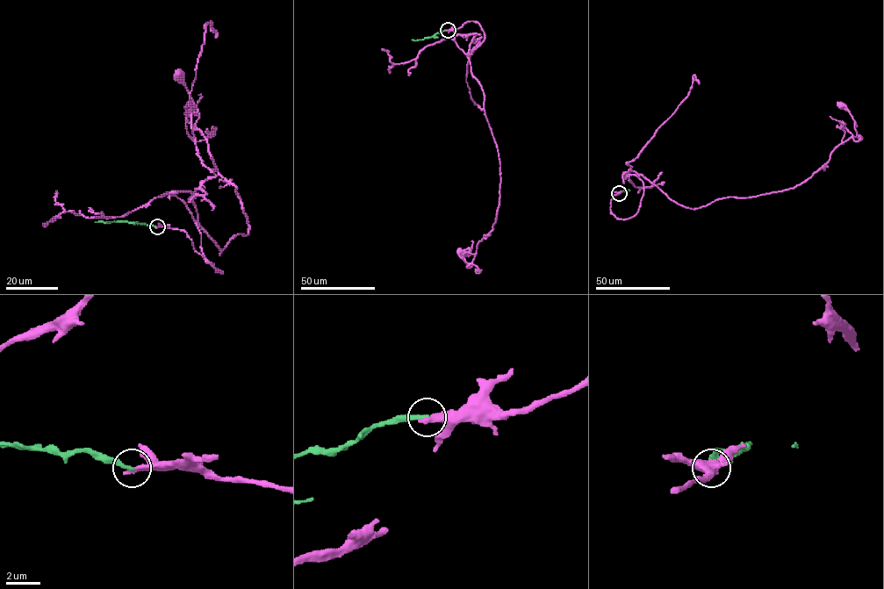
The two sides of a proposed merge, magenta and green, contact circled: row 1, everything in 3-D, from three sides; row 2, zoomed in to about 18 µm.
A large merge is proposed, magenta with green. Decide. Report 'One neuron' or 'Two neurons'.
Two neurons

